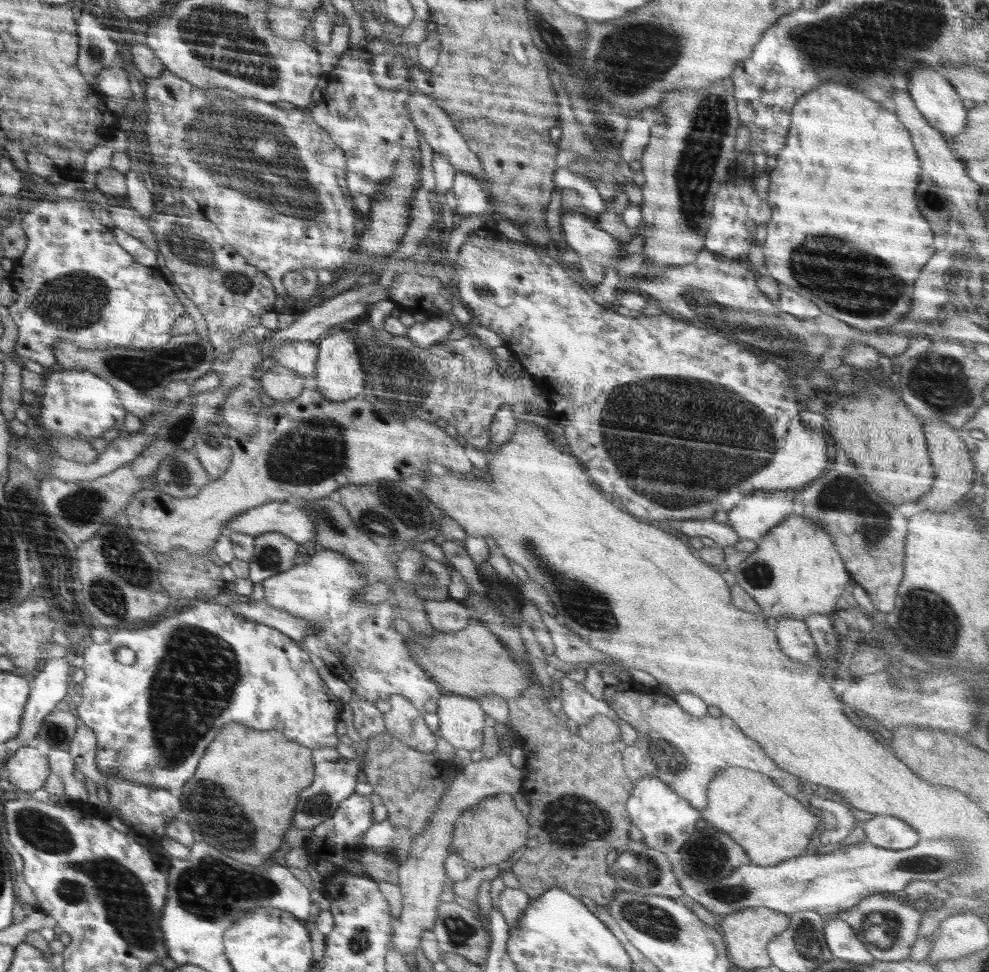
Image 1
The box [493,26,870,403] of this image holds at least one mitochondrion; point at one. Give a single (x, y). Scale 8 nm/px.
(697, 163)

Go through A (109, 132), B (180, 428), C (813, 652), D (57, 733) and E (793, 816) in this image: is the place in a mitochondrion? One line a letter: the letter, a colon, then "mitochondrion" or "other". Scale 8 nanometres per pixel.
A: other
B: mitochondrion
C: other
D: mitochondrion
E: other

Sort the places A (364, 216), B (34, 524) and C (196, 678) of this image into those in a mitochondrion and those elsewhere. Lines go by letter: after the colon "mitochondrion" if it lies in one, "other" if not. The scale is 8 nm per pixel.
A: other
B: mitochondrion
C: mitochondrion

